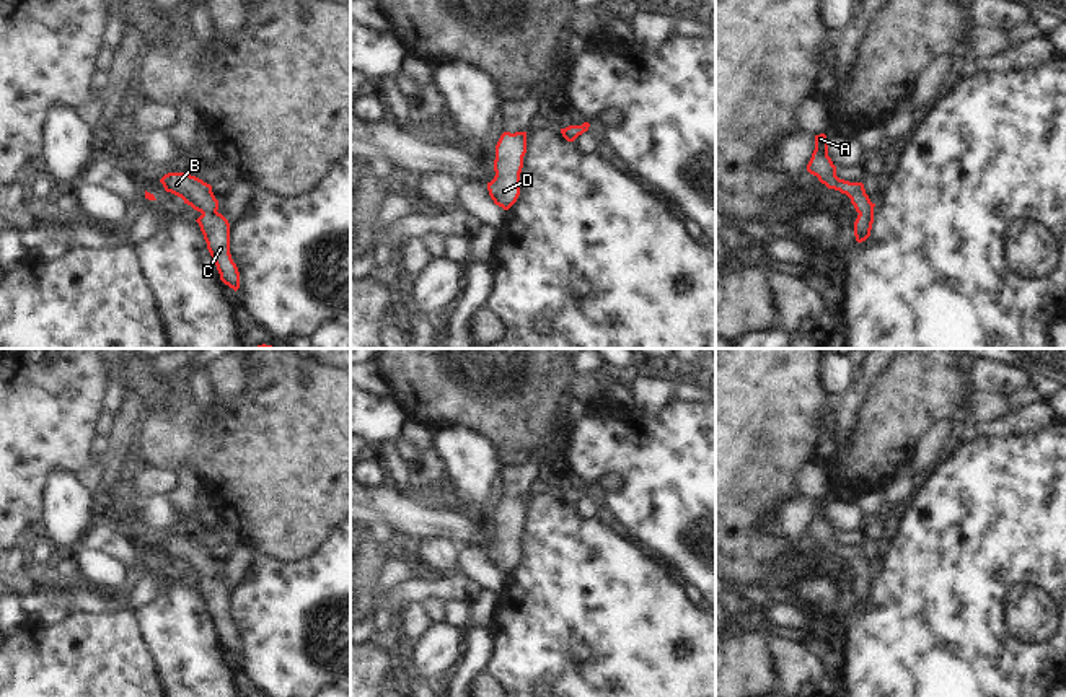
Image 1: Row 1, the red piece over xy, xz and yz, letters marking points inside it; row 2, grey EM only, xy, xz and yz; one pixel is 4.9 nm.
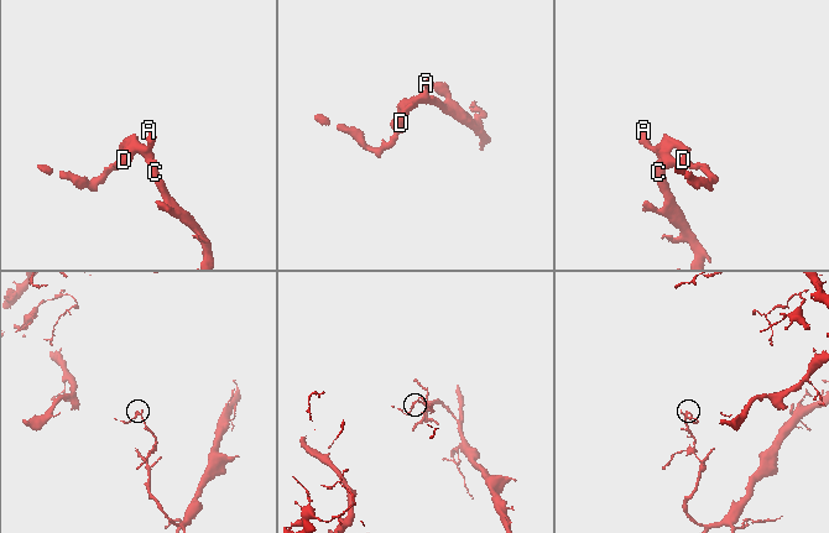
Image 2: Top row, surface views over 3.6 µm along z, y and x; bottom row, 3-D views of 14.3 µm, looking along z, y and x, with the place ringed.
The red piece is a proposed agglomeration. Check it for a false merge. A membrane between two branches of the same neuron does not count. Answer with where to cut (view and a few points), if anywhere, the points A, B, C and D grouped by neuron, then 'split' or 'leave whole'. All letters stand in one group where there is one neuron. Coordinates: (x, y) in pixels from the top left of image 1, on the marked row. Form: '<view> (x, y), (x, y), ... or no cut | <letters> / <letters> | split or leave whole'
no cut | A B C D | leave whole

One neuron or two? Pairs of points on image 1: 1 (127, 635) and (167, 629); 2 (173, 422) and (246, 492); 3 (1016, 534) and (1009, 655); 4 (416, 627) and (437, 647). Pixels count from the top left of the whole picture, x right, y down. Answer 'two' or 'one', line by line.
1: two
2: one
3: one
4: two

